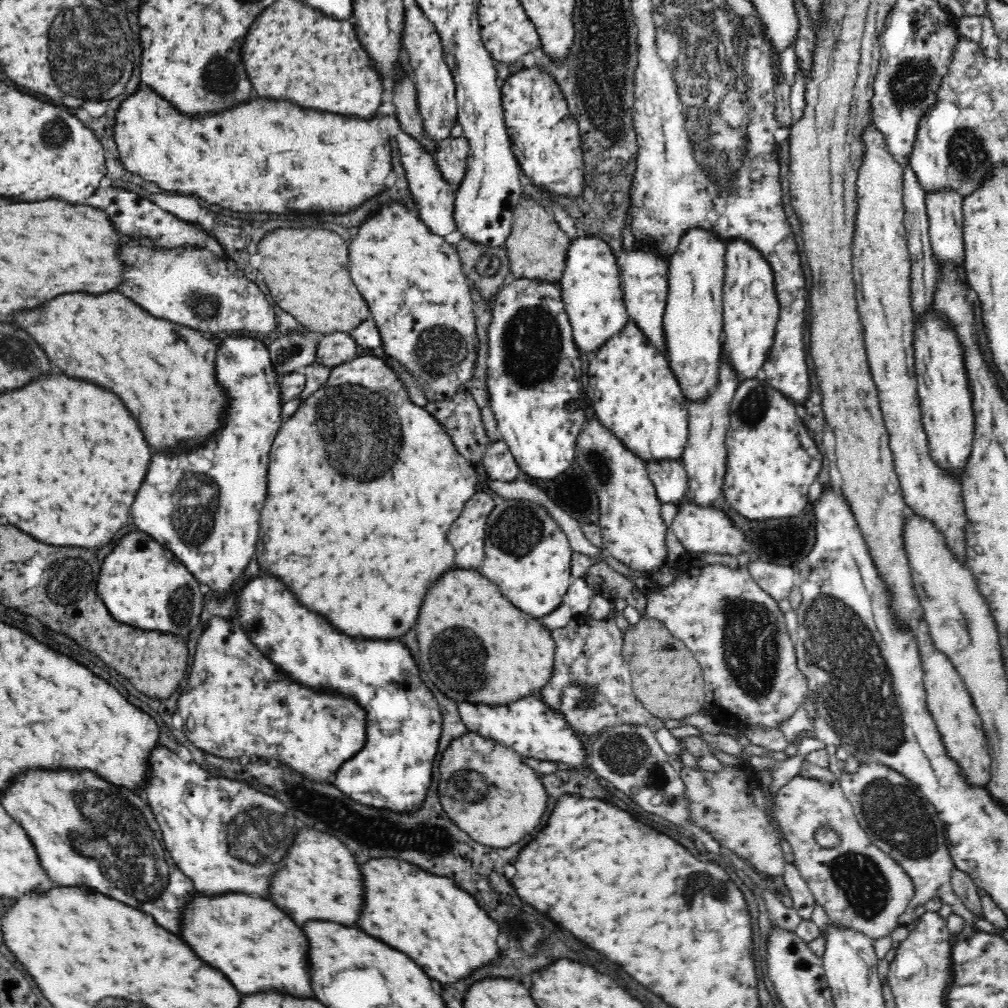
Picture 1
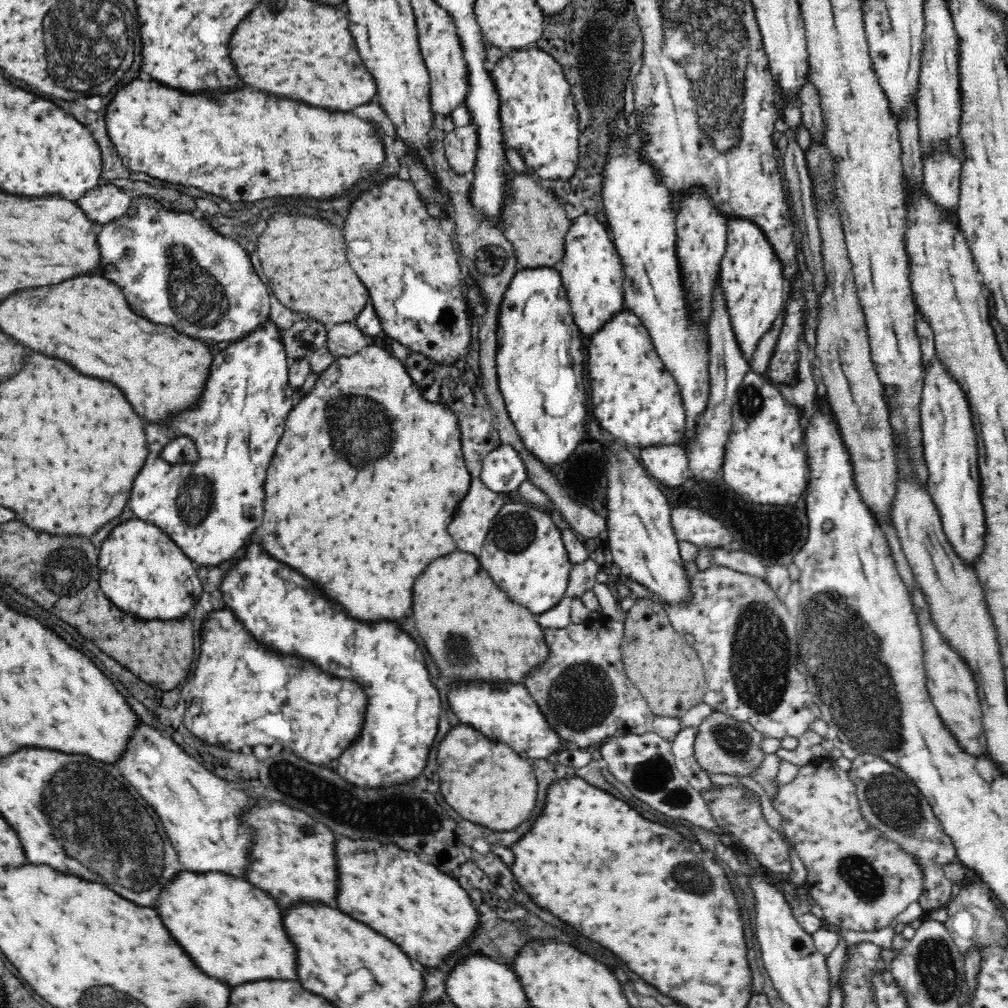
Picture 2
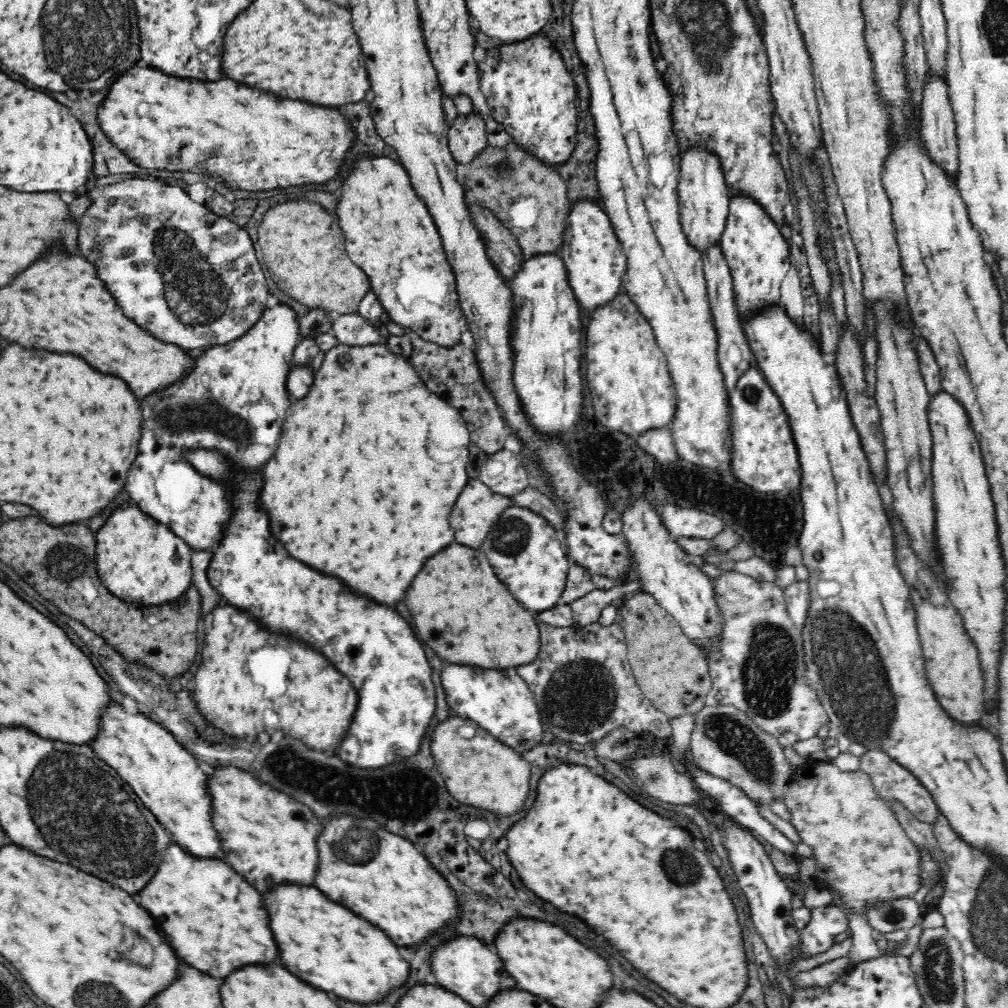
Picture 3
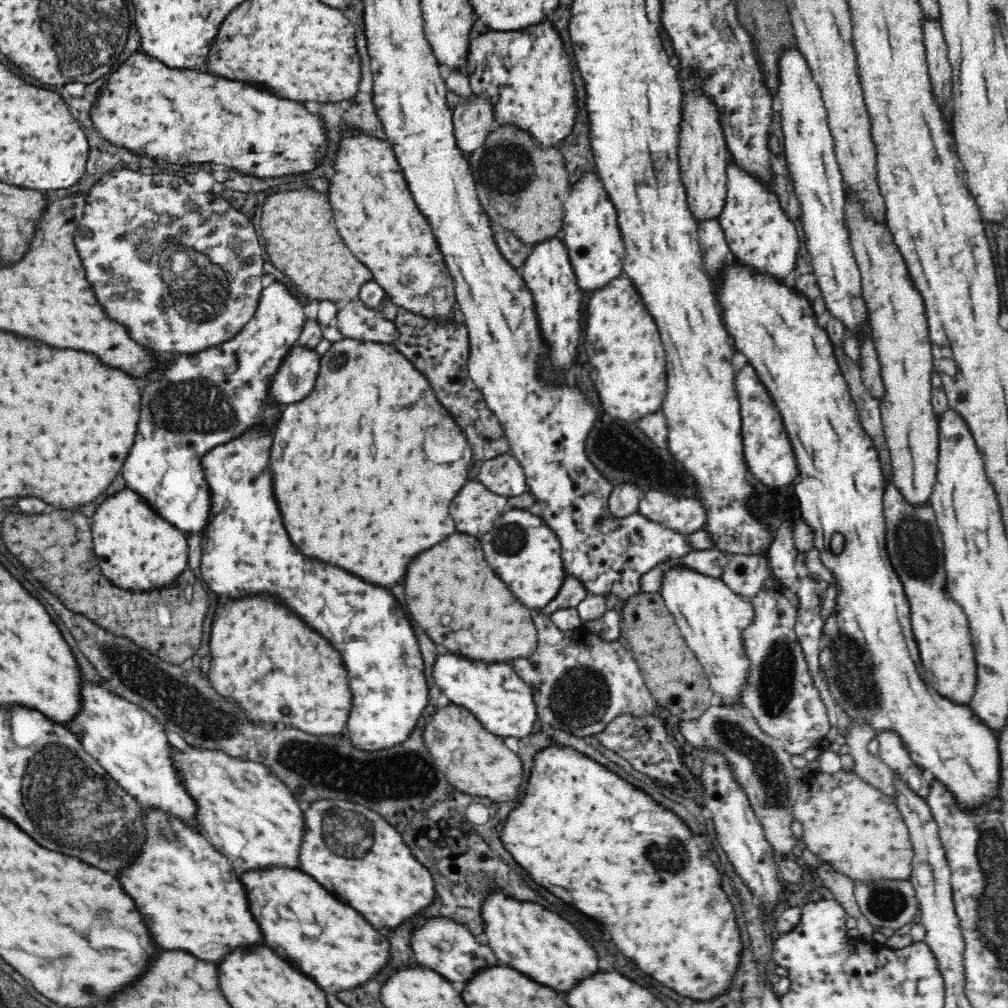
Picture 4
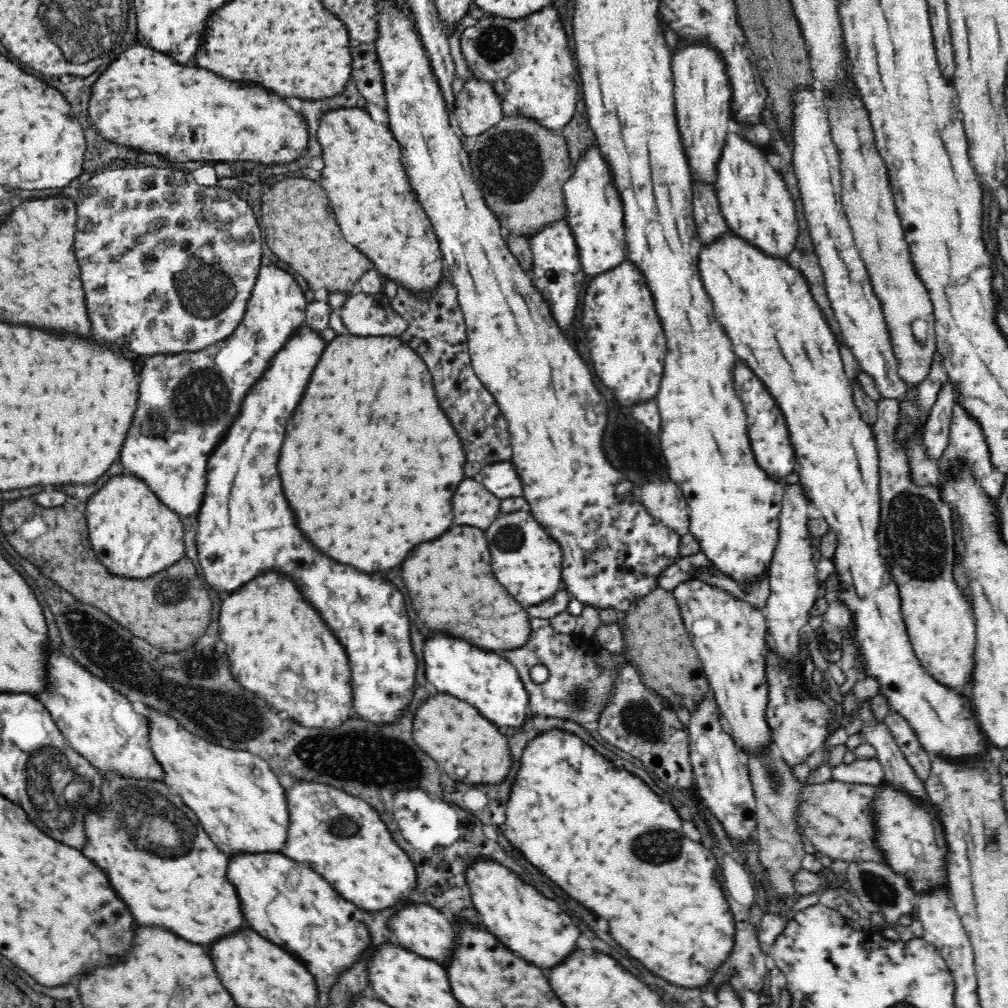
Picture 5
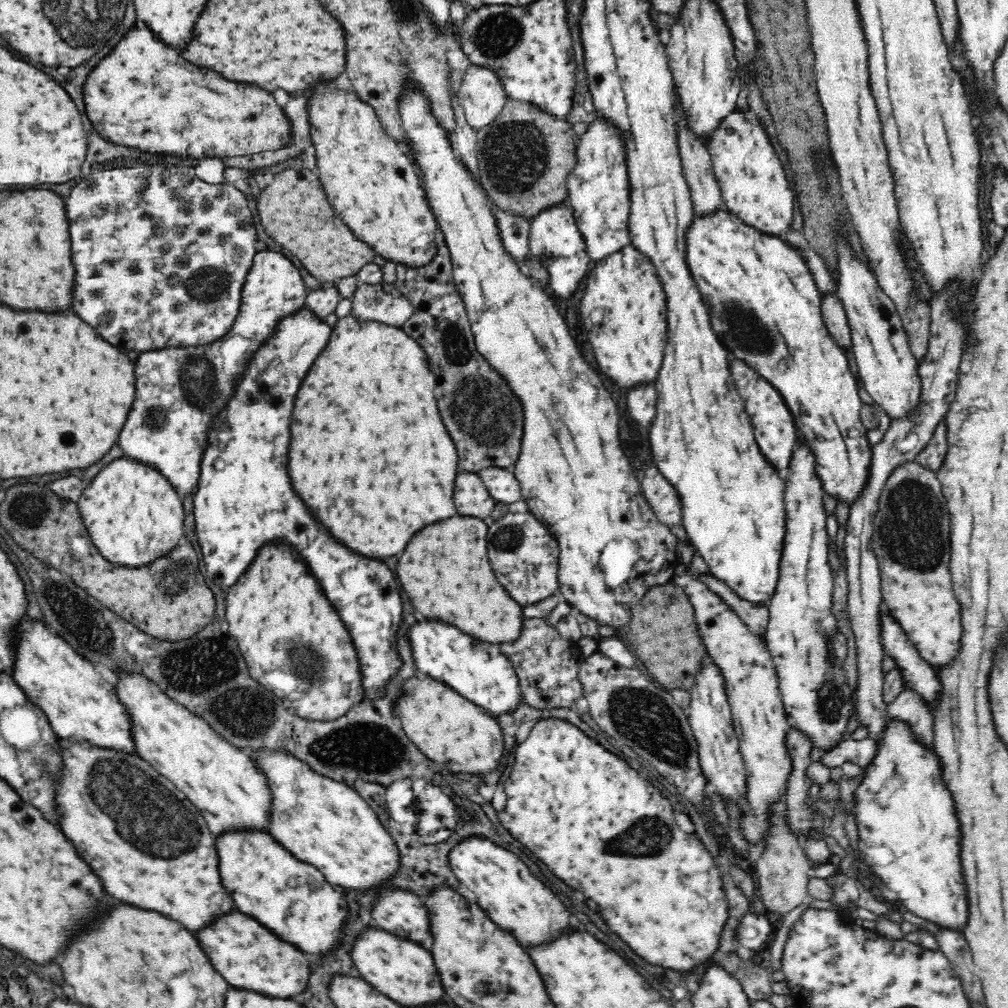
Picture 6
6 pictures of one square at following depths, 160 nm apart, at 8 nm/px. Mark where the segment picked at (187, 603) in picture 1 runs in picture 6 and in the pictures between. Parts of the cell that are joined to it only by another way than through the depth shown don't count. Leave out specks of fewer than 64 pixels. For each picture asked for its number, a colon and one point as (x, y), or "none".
2: (142, 570)
3: (140, 560)
4: (136, 548)
5: (132, 532)
6: (133, 514)

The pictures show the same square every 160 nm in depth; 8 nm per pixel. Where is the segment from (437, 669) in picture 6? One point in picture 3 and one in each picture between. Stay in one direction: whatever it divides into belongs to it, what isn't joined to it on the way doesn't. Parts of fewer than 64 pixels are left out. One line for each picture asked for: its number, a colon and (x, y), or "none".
3: (500, 701)
4: (500, 699)
5: (492, 684)

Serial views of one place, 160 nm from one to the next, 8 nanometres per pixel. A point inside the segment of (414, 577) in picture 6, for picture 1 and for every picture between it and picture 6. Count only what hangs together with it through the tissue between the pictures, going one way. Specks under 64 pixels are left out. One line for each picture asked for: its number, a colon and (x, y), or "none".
1: (476, 645)
2: (472, 629)
3: (459, 607)
4: (452, 593)
5: (450, 578)

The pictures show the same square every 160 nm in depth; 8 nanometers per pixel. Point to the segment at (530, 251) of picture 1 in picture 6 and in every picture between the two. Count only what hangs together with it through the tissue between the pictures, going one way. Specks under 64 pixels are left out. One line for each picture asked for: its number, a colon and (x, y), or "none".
2: (534, 219)
3: (528, 196)
4: (522, 184)
5: (520, 165)
6: (525, 155)

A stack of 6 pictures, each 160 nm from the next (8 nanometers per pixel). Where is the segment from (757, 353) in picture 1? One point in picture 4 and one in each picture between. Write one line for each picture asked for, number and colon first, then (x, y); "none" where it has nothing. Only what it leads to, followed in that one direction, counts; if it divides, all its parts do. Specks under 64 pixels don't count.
2: (752, 274)
3: (757, 252)
4: (759, 233)

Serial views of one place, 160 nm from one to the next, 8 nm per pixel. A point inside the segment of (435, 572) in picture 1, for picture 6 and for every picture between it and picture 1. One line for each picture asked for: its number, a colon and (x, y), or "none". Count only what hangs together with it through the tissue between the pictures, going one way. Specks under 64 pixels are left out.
2: (404, 459)
3: (365, 474)
4: (357, 486)
5: (368, 440)
6: (367, 440)

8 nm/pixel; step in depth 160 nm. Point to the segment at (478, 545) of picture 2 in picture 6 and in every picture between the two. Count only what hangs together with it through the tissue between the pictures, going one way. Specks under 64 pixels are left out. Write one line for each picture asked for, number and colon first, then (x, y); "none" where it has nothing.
3: (477, 508)
4: (474, 510)
5: (473, 504)
6: (472, 499)

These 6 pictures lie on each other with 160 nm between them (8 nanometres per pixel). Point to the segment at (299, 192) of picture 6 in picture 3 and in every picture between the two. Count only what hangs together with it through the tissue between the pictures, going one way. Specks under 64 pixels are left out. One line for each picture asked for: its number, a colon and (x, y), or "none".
3: (300, 245)
4: (301, 238)
5: (299, 227)

